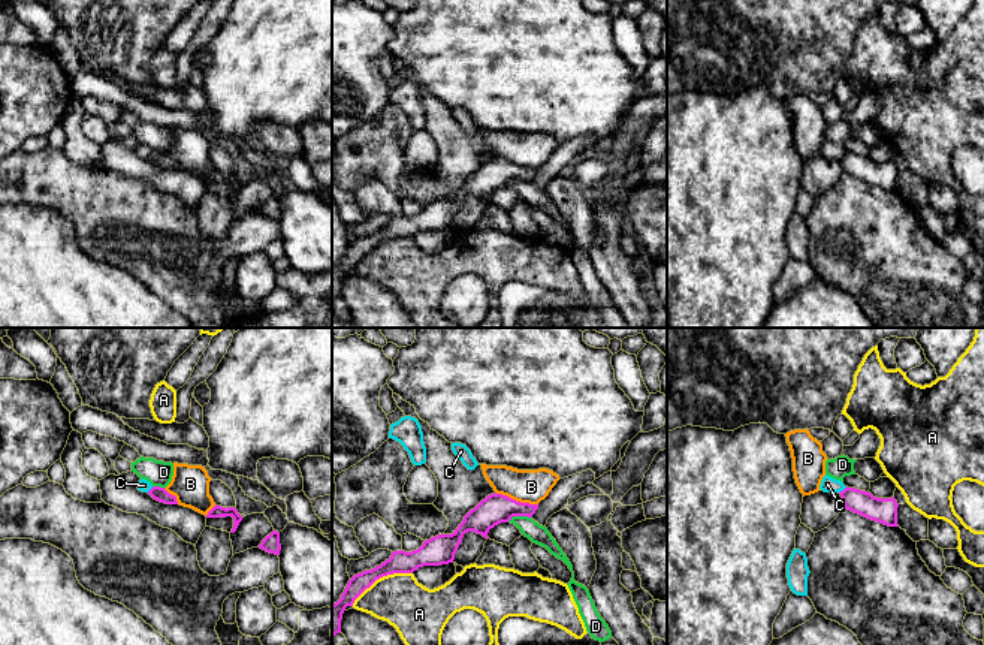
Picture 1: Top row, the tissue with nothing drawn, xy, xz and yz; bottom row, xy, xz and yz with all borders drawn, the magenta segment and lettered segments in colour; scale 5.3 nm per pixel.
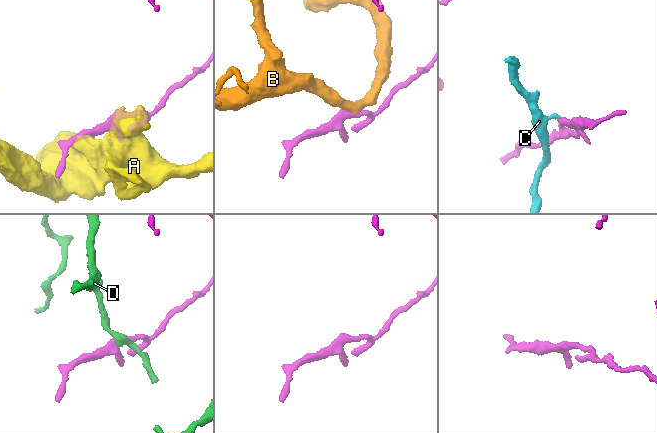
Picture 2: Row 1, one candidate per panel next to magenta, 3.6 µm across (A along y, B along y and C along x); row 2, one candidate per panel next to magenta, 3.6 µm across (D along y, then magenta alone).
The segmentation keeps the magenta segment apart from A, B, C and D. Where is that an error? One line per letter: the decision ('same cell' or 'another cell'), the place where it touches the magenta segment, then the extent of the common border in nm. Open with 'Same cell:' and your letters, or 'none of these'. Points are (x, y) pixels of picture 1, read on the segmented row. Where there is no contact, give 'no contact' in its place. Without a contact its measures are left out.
Same cell: none of these
A: another cell; meets magenta in xz at (380, 576); contact 380 nm long
B: another cell; meets magenta in xz at (515, 500); contact 240 nm long
C: another cell; meets magenta in yz at (844, 490); contact 60 nm long
D: another cell; meets magenta in xz at (519, 515); contact 140 nm long

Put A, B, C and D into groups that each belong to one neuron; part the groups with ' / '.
A / B / C / D

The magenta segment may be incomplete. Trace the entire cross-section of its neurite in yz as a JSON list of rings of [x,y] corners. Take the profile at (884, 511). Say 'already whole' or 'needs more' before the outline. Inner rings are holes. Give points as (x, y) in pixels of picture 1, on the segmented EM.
already whole; [[[845,488],[839,492],[842,497],[843,509],[858,513],[867,519],[881,522],[888,527],[897,525],[897,501],[891,498],[878,498],[870,492],[855,488]]]

